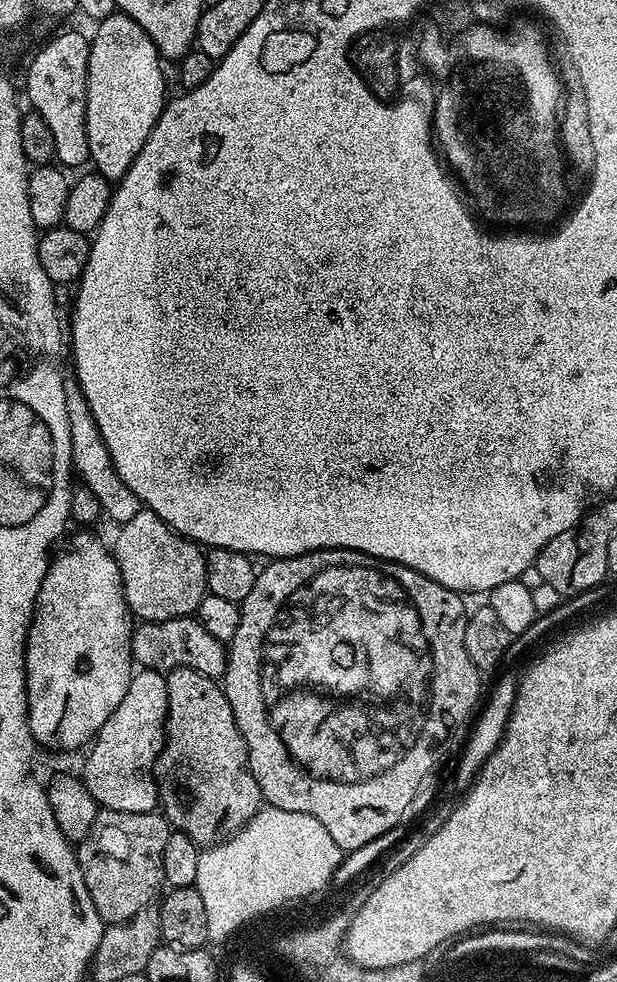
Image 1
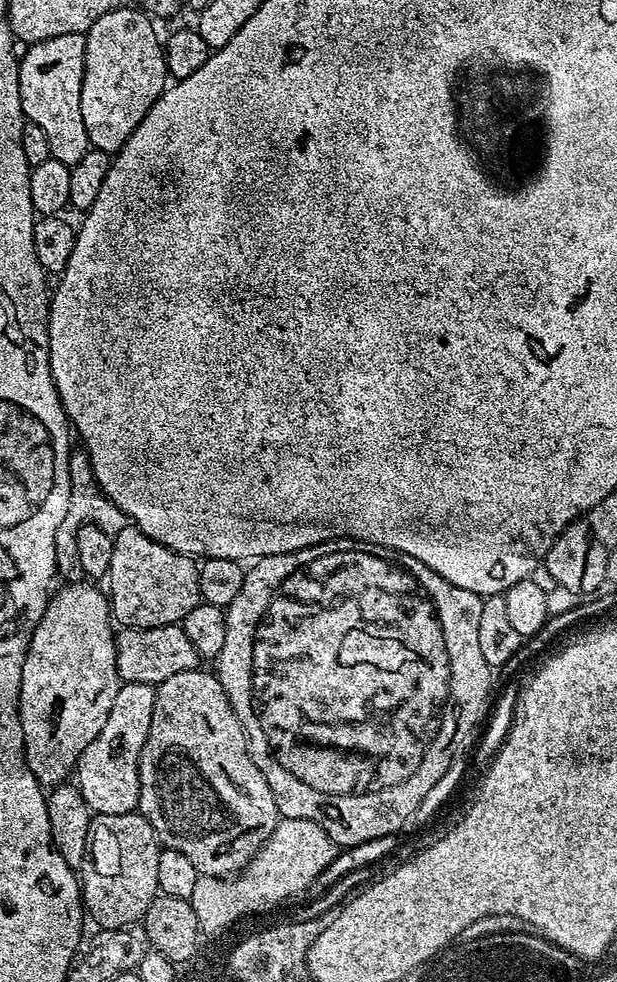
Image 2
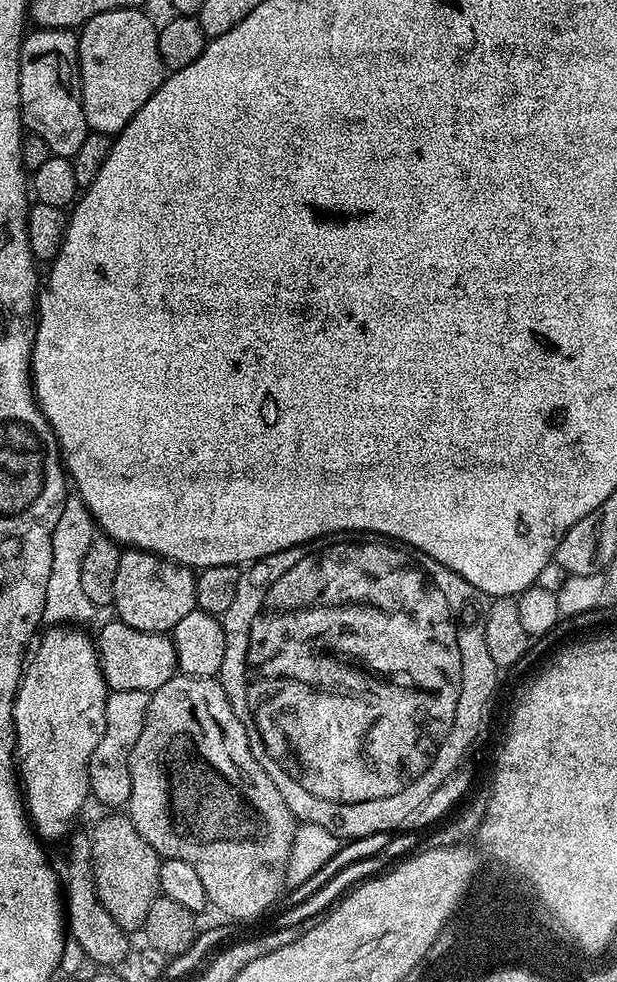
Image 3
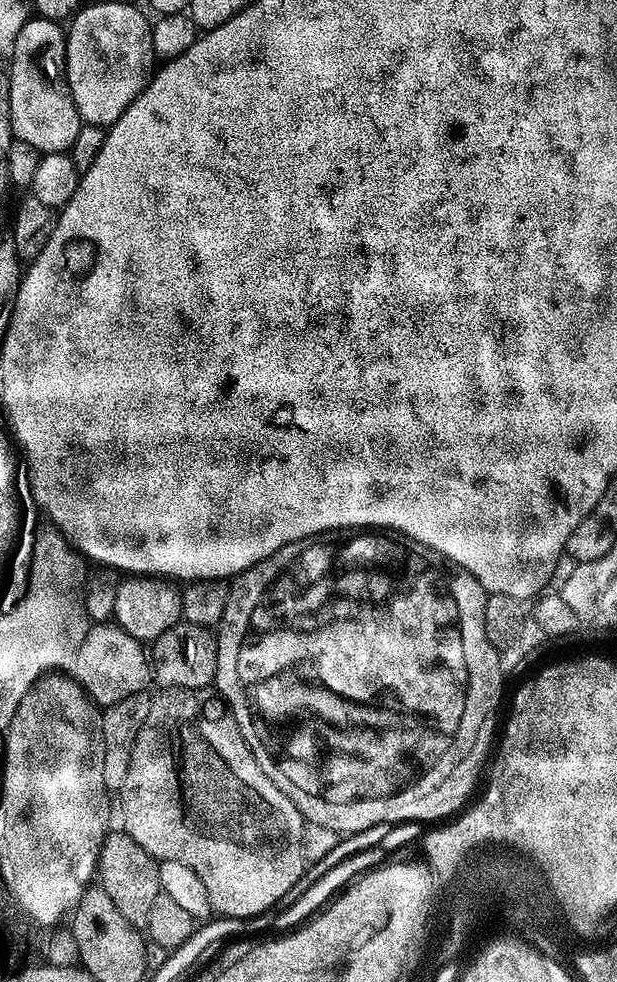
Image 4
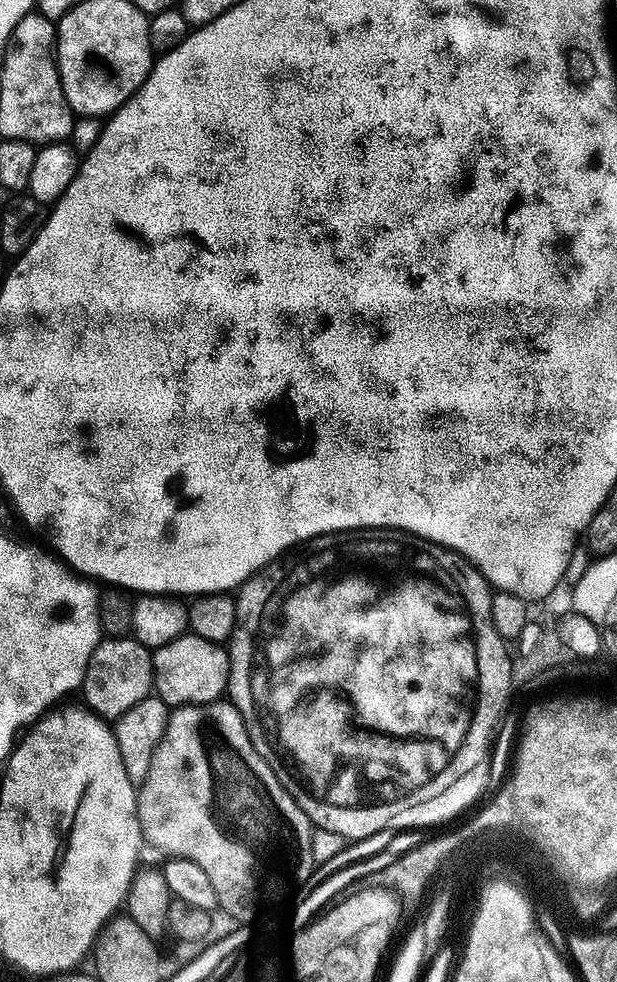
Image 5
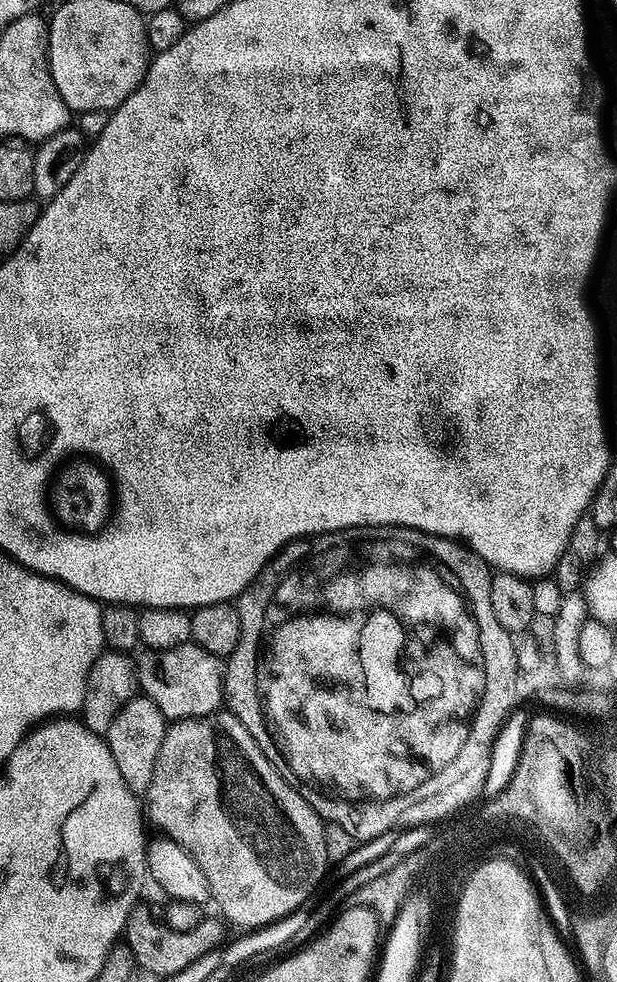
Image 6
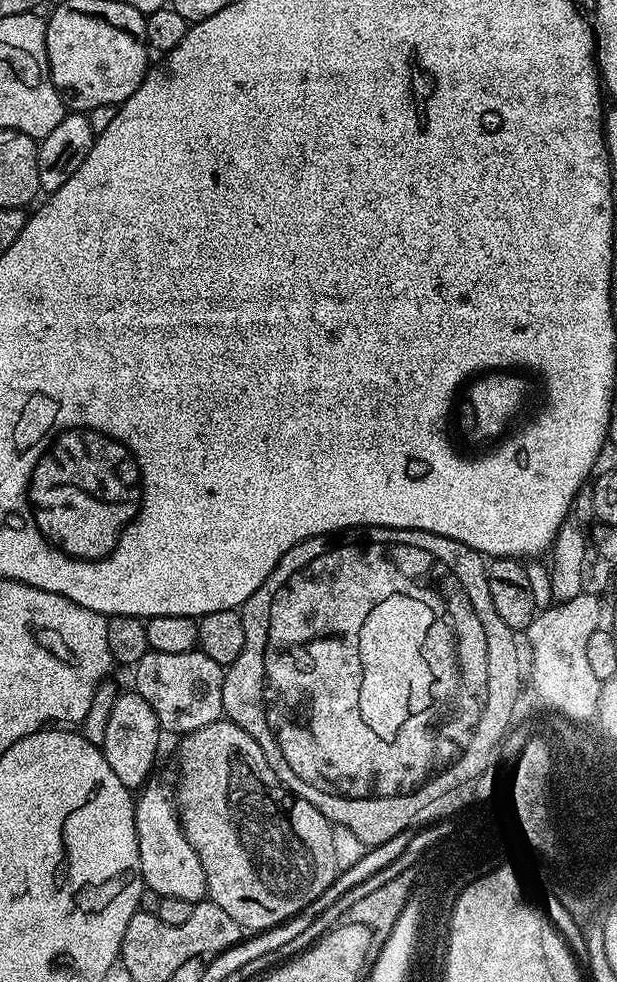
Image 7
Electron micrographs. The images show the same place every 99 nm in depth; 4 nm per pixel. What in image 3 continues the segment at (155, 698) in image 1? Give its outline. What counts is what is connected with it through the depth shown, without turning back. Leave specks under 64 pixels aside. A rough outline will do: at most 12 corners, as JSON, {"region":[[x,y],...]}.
{"region":[[109,691],[88,791],[108,810],[127,805],[128,760],[149,693]]}

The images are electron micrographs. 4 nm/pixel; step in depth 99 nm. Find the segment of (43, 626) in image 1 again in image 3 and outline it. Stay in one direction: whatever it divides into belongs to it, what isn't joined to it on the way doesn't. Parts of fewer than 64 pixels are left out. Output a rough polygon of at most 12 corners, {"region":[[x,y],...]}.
{"region":[[52,626],[12,711],[39,839],[73,831],[109,686],[96,641]]}

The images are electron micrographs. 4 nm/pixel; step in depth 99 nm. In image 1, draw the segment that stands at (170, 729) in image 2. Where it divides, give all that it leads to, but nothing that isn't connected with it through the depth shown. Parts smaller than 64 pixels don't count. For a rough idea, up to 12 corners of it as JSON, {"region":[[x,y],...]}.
{"region":[[165,673],[153,768],[165,819],[198,846],[263,803],[223,687]]}

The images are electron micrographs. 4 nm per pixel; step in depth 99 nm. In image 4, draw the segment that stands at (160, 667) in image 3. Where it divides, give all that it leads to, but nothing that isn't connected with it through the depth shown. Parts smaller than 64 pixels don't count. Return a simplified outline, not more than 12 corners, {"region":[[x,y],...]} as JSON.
{"region":[[92,624],[75,675],[100,706],[145,691],[145,641]]}

